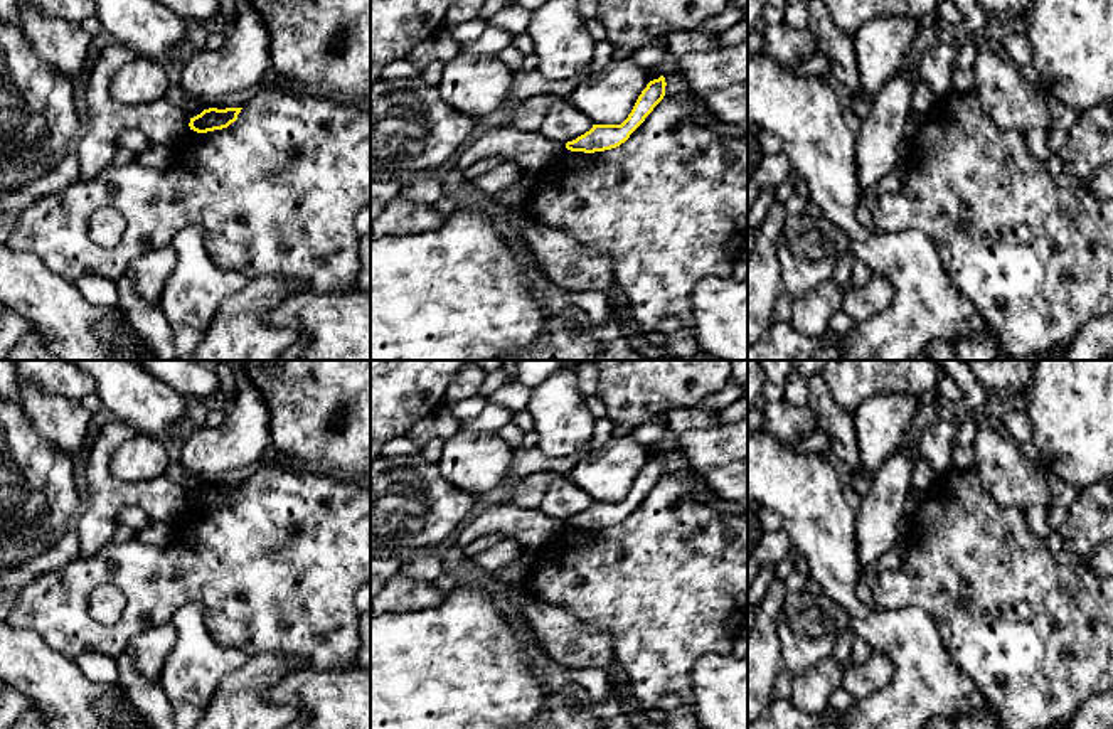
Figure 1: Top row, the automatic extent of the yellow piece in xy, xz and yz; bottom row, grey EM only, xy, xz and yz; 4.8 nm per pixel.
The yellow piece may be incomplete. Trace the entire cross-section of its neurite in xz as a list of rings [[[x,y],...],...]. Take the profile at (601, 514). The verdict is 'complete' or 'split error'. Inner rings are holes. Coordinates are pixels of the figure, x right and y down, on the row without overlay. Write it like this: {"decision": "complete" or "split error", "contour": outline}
{"decision": "complete", "contour": [[[663,453],[650,458],[621,502],[593,502],[589,508],[567,519],[566,525],[571,529],[594,530],[620,524],[663,476],[665,463]]]}

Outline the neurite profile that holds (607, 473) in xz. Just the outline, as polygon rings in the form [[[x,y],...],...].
[[[628,436],[611,438],[583,456],[567,478],[593,502],[621,502],[650,460],[650,446]]]

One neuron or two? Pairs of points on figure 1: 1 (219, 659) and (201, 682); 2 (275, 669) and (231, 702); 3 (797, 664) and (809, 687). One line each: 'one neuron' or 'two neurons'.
1: one neuron
2: one neuron
3: two neurons

